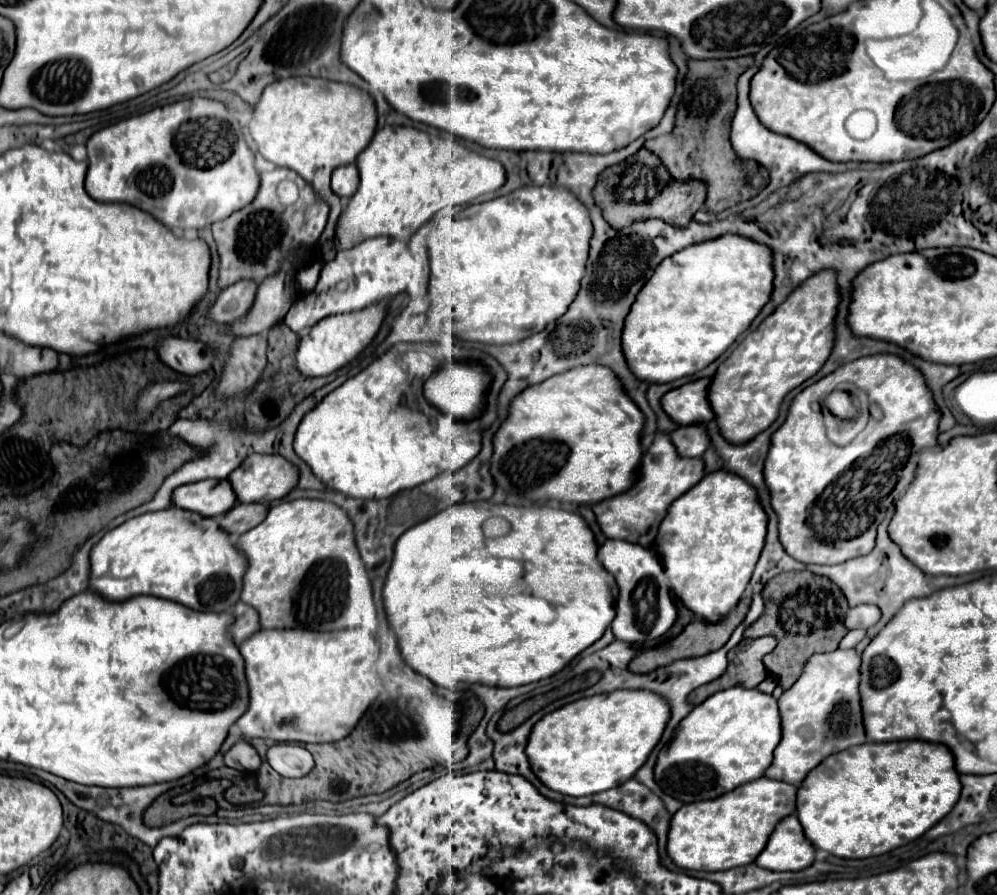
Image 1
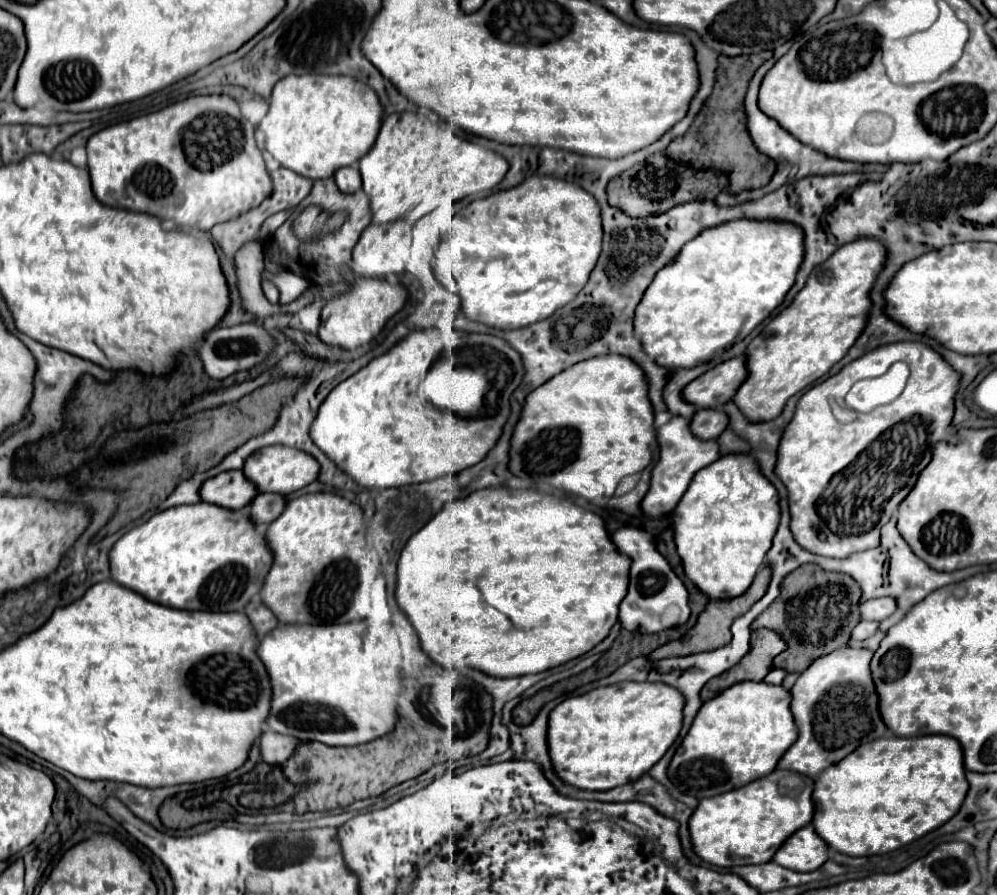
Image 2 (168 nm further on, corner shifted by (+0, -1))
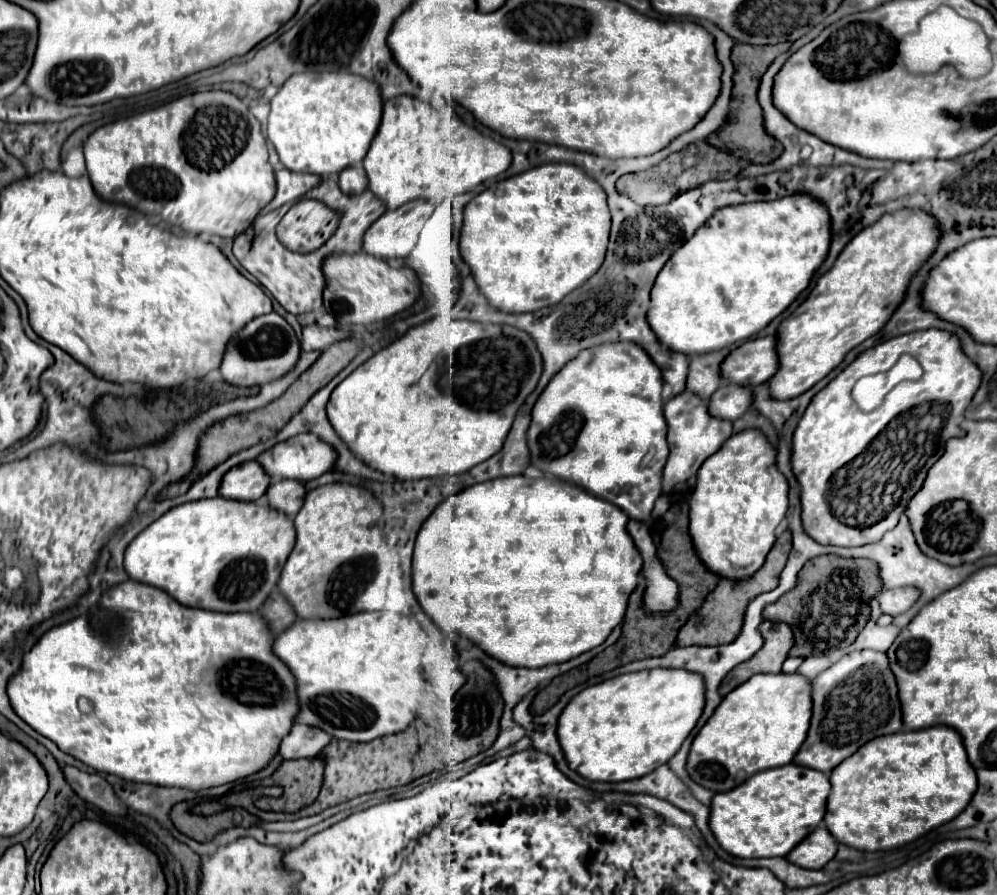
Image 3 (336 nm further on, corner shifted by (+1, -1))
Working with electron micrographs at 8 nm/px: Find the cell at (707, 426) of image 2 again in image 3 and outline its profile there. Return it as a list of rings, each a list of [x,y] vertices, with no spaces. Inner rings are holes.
[[[722,383],[710,397],[708,411],[712,417],[724,421],[736,421],[738,417],[744,415],[750,403],[752,403],[752,395],[746,387],[738,387],[734,383]]]

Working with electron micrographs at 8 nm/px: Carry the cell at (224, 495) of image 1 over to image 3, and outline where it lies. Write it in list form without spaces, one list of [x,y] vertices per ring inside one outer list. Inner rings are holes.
[[[250,461],[238,467],[232,467],[224,475],[218,495],[234,501],[256,501],[266,493],[268,483],[270,481],[266,481],[266,473],[258,469],[258,463]]]

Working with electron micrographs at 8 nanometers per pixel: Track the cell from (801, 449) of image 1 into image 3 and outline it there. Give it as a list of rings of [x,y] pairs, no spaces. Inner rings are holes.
[[[928,329],[894,337],[860,353],[842,373],[838,373],[822,391],[814,395],[792,437],[790,465],[792,473],[800,483],[804,533],[820,545],[838,547],[860,547],[880,541],[886,531],[894,529],[894,525],[906,509],[906,503],[922,487],[928,469],[942,457],[944,441],[954,435],[958,419],[968,409],[978,385],[978,367],[962,353],[958,339],[940,329]],[[904,353],[912,355],[922,365],[922,377],[918,381],[904,381],[904,389],[892,389],[890,397],[876,411],[862,413],[850,397],[854,383],[864,375],[888,371],[894,365],[894,359],[898,359]]]

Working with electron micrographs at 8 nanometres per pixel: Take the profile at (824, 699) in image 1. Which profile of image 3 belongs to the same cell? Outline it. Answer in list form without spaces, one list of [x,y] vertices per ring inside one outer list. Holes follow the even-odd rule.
[[[872,649],[852,651],[812,679],[810,729],[800,751],[794,755],[794,763],[830,773],[838,763],[856,753],[858,747],[862,747],[866,741],[880,735],[898,733],[900,729],[900,701],[896,695],[894,675],[890,673],[886,661],[886,653]]]

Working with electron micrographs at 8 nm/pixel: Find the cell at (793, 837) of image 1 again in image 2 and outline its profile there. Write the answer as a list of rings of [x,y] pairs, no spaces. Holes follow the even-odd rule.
[[[813,825],[799,829],[773,857],[793,871],[815,871],[829,859],[829,845],[815,833]]]

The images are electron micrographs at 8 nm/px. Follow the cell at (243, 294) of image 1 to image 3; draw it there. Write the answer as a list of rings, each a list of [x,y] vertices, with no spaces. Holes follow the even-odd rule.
[[[412,201],[402,209],[386,211],[364,233],[362,251],[378,259],[406,257],[414,247],[414,219],[430,215],[432,209],[426,201]]]

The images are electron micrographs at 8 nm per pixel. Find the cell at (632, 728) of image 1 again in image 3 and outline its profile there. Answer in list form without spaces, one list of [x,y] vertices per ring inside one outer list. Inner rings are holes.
[[[646,669],[624,673],[622,677],[612,677],[598,685],[586,687],[566,705],[558,719],[558,741],[570,769],[588,781],[620,783],[638,779],[654,771],[658,765],[664,765],[680,749],[682,741],[688,737],[698,717],[702,715],[702,707],[702,677],[696,673],[678,669]]]

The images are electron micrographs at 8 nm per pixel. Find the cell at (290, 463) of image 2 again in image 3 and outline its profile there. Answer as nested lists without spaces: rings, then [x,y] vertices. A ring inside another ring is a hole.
[[[304,433],[274,445],[256,461],[270,479],[294,479],[306,483],[332,469],[334,449],[324,441],[318,441],[312,433]]]

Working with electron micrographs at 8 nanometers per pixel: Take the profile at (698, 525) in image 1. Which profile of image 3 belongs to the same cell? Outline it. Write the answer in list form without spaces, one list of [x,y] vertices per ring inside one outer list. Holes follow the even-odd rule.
[[[756,429],[732,435],[726,445],[722,445],[722,449],[714,453],[714,457],[708,457],[708,461],[698,469],[696,489],[688,497],[688,507],[692,547],[706,569],[730,581],[744,581],[746,577],[752,577],[772,549],[776,541],[776,527],[788,511],[788,483],[774,465],[774,449],[766,437]]]

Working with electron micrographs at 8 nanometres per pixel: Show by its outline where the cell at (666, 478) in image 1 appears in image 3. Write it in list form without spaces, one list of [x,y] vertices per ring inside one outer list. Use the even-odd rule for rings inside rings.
[[[686,391],[680,393],[678,397],[670,399],[664,405],[664,417],[668,423],[670,457],[668,457],[668,463],[664,467],[664,475],[662,475],[662,493],[668,495],[668,493],[682,491],[690,477],[694,483],[694,477],[696,477],[696,471],[700,469],[700,465],[730,439],[732,423],[710,417],[706,401],[698,399],[692,393],[686,393]]]

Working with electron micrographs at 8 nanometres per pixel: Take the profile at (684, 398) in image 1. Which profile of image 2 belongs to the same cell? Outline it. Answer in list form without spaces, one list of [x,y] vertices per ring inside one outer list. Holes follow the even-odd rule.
[[[747,357],[723,361],[683,389],[683,397],[697,407],[723,407],[747,379]]]

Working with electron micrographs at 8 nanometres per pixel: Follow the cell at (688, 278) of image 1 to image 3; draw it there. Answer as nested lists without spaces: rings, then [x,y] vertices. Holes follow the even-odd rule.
[[[802,195],[720,209],[666,261],[662,273],[658,273],[646,315],[650,329],[662,345],[686,357],[712,353],[754,337],[808,287],[812,273],[826,259],[830,245],[828,229],[830,217],[826,217],[826,209]]]

